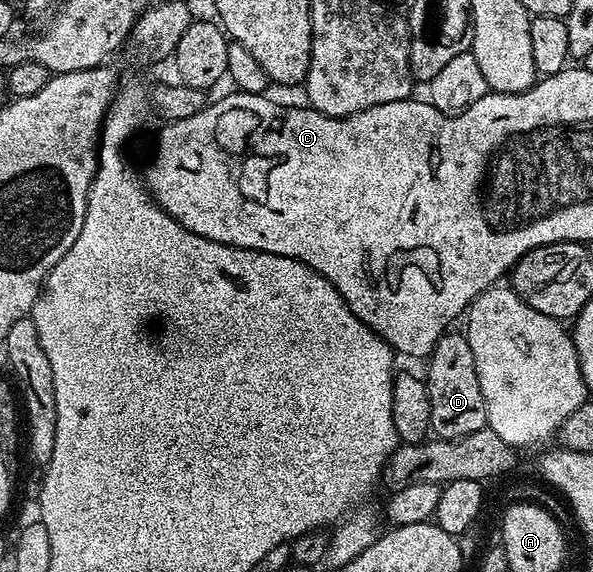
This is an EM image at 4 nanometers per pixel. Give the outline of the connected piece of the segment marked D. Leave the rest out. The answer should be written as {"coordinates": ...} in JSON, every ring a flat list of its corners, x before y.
{"coordinates":[[449,330,426,359,426,382,430,397,431,434,438,439,461,439,470,433,478,433,488,426,486,417,486,401,482,397,482,385,478,385,478,369,474,365,474,352,470,350,467,334]]}

